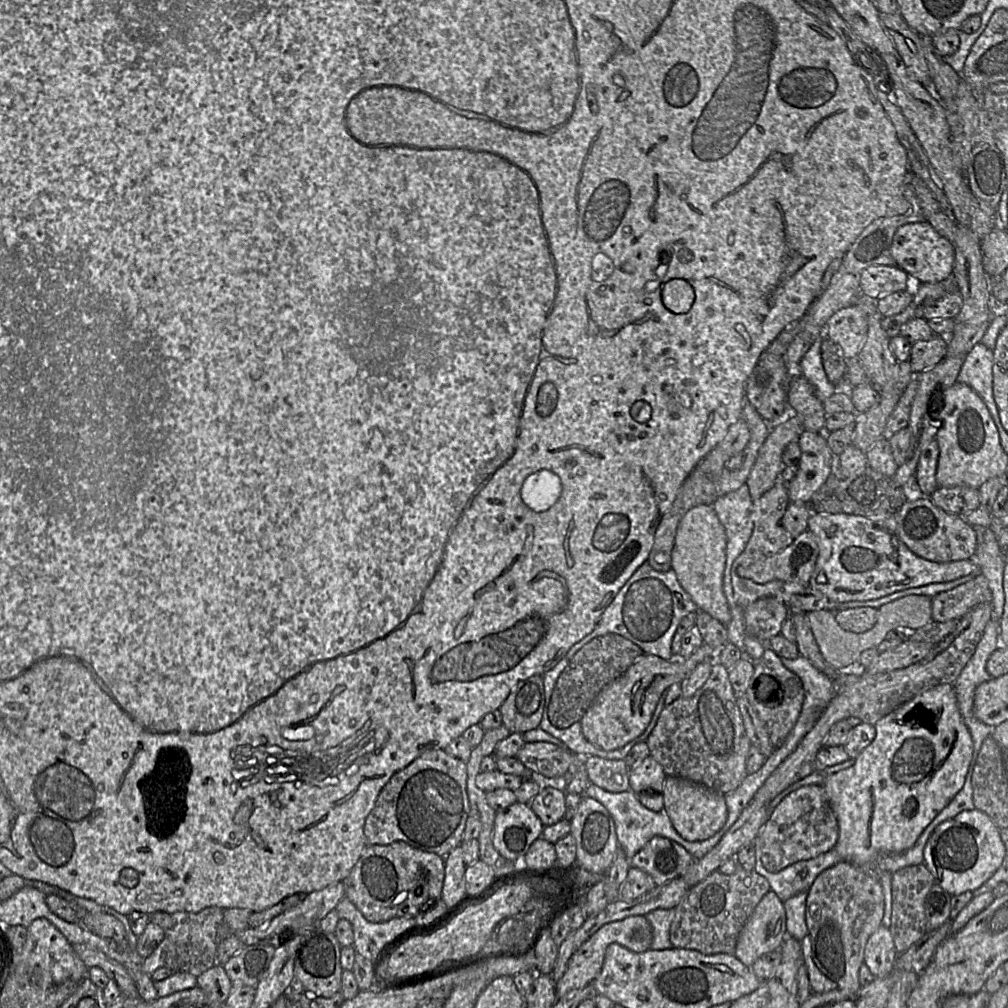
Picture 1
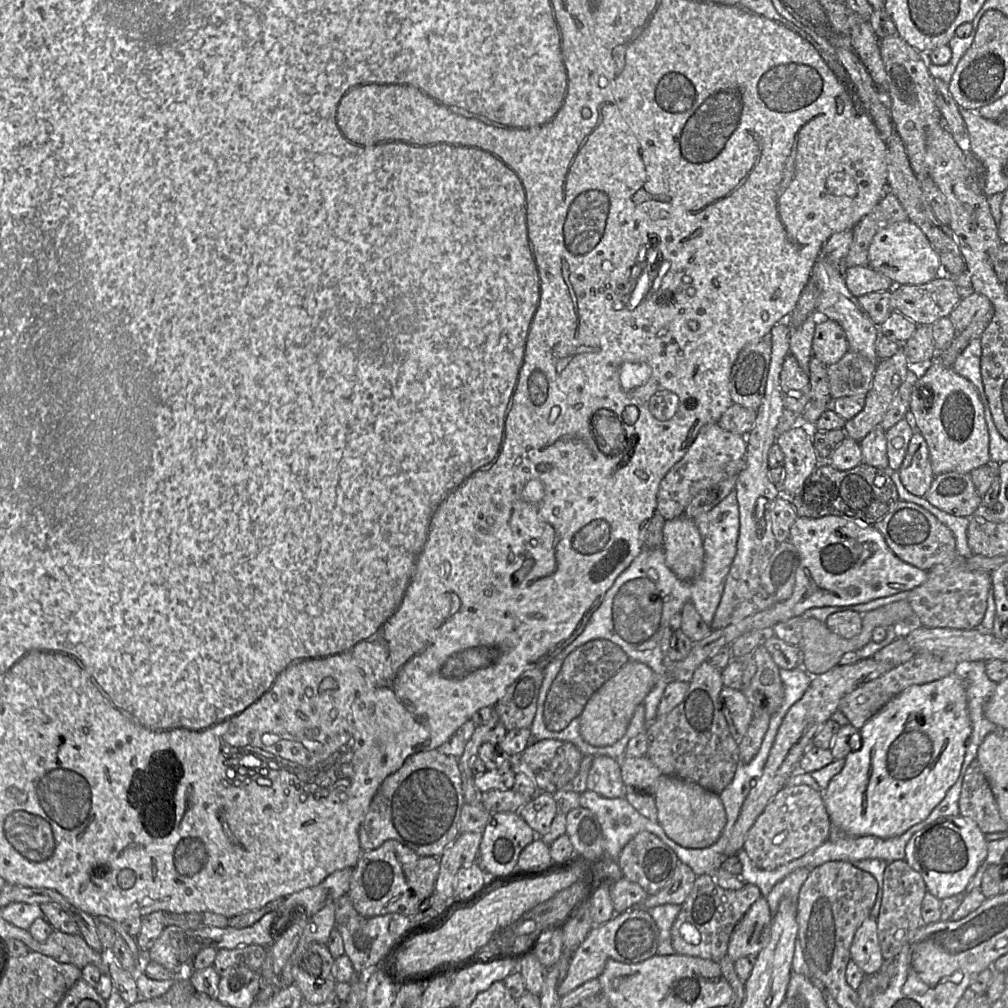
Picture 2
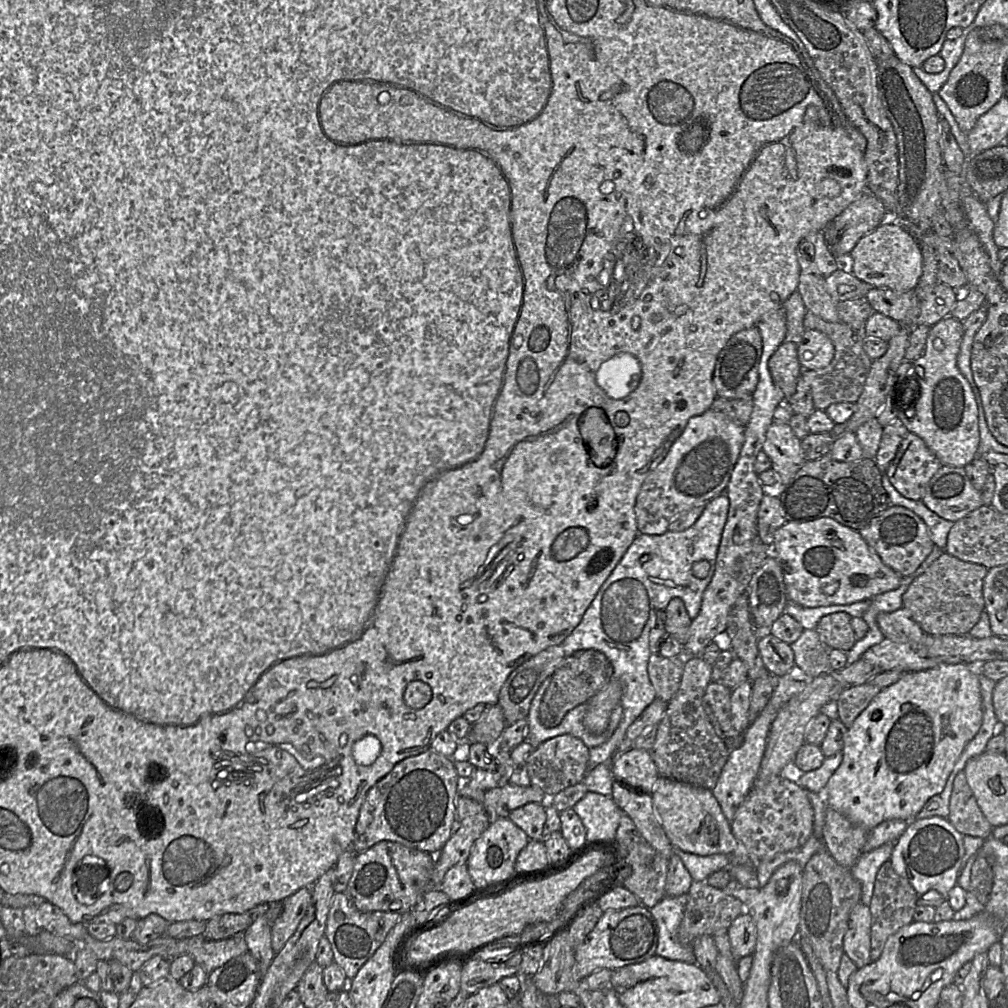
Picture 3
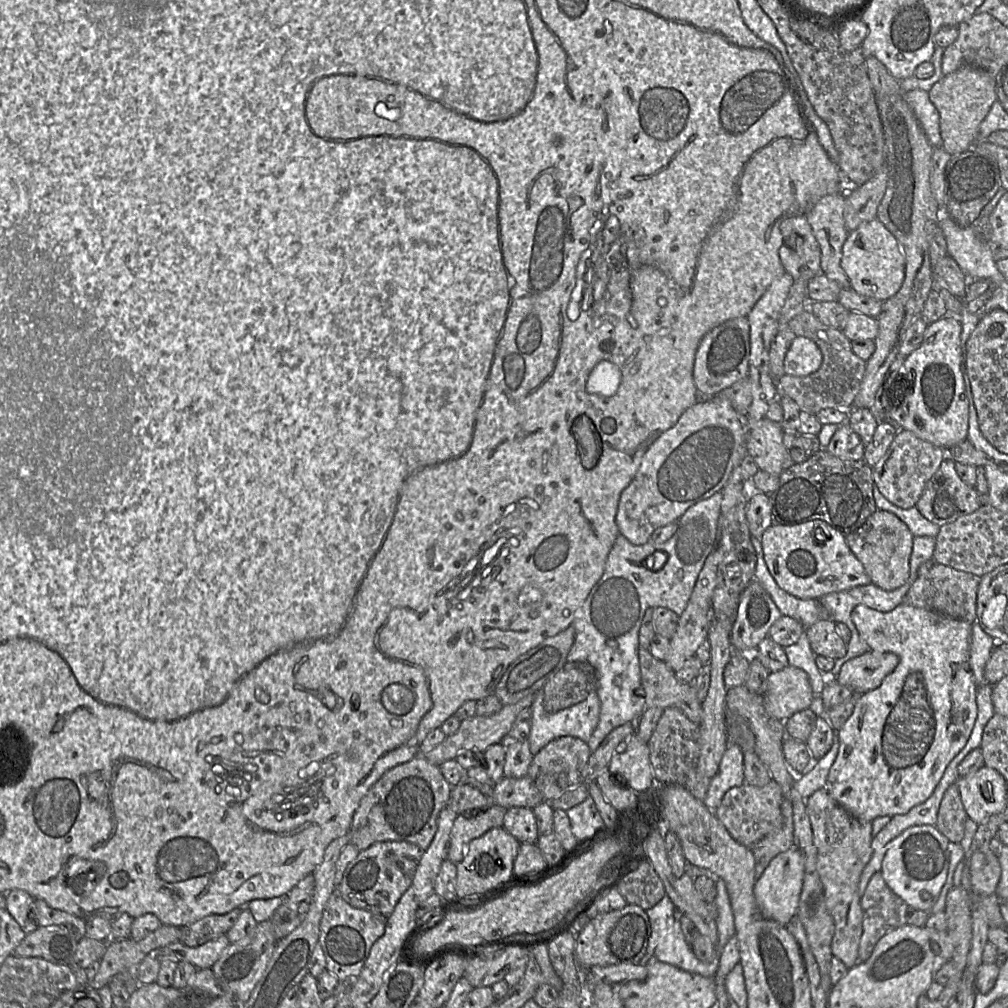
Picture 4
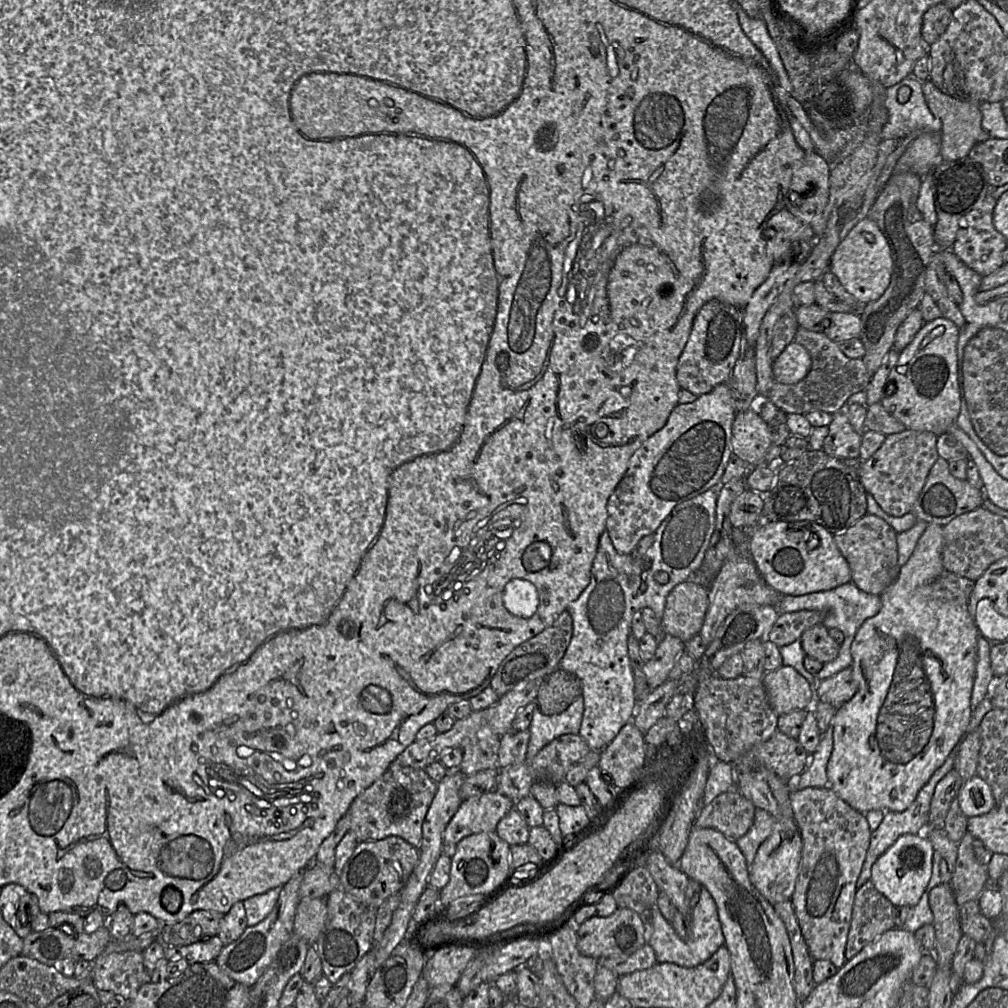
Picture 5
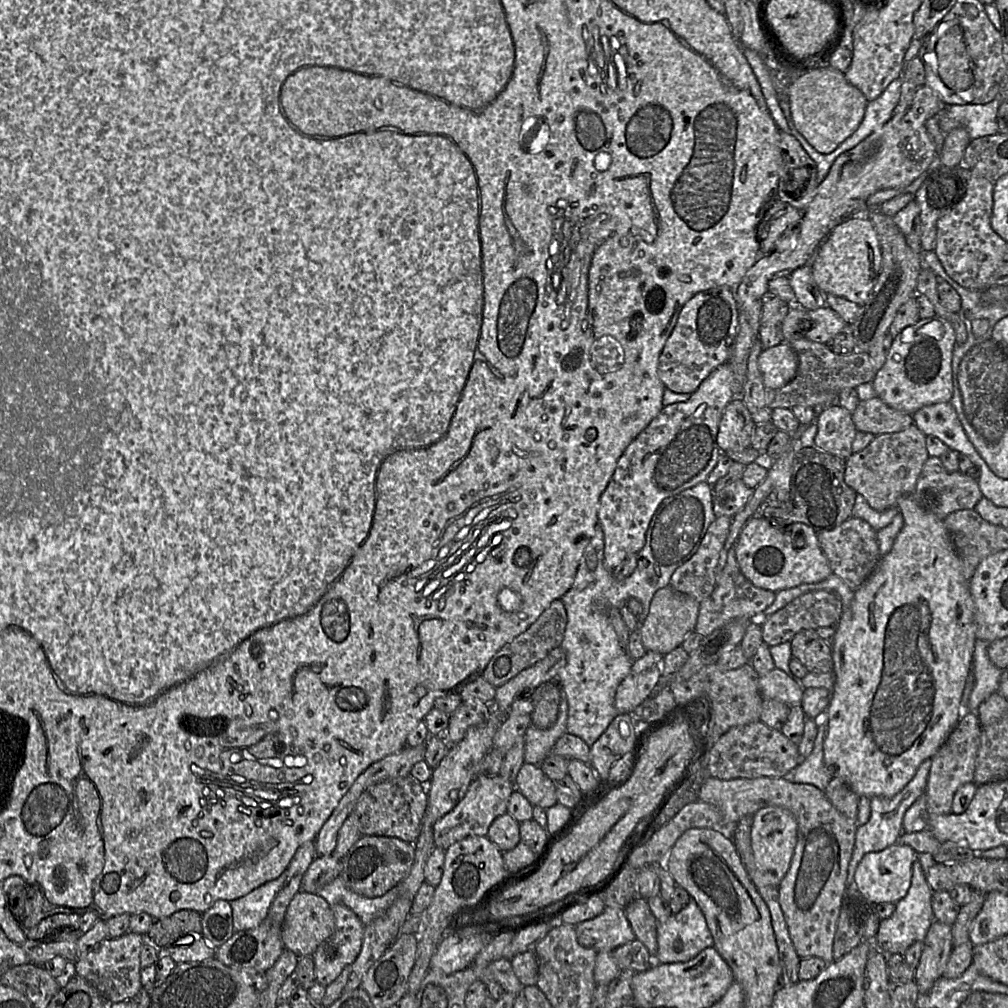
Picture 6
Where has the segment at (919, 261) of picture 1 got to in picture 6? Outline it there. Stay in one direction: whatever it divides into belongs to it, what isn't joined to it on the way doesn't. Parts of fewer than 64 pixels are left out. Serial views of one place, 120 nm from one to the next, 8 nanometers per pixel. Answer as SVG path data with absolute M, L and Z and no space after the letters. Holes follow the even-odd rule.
M851 217L835 226L820 244L811 266L813 279L826 294L846 298L861 306L866 303L882 267L882 253L875 228L868 217Z

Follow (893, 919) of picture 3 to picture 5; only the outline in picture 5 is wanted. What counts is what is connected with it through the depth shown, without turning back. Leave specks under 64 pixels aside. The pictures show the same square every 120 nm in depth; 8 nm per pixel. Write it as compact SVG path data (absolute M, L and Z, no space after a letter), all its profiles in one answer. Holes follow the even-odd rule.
M870 879L857 888L845 948L847 960L884 932L896 928L894 907Z

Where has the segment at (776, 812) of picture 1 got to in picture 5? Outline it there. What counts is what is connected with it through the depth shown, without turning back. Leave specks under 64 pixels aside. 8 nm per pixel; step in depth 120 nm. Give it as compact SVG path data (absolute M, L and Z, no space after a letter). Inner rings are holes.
M726 791L703 805L693 826L710 828L736 841L744 836L753 824L756 807L739 791Z

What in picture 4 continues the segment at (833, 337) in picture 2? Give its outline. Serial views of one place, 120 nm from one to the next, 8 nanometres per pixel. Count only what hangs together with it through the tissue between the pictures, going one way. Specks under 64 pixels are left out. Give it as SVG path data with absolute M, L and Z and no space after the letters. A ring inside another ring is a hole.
M796 336L785 355L785 374L795 377L808 376L820 368L822 359L822 352L813 340Z

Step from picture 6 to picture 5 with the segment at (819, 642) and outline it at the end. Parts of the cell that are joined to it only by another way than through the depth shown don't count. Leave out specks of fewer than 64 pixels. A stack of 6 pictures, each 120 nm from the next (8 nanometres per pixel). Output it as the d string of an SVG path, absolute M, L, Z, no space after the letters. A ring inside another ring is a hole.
M822 623L805 630L800 641L805 654L823 664L834 660L841 647L841 644L830 637L828 628Z

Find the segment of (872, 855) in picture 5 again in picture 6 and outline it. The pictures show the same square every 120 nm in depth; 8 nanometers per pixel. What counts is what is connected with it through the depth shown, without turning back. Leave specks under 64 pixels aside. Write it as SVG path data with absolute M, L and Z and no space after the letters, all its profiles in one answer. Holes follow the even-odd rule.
M931 758L924 760L918 767L913 778L907 785L893 797L887 798L874 796L870 798L871 814L869 820L858 825L855 835L855 845L852 857L848 866L848 886L854 884L854 874L856 868L865 854L878 852L897 842L898 838L904 833L903 817L907 809L924 794L927 779L931 766Z

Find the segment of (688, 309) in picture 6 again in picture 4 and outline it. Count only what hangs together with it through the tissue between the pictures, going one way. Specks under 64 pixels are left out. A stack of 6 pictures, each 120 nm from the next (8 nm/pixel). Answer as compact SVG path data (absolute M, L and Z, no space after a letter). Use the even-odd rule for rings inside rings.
M746 317L728 320L702 338L696 354L693 379L700 397L713 397L747 378L750 357L750 326Z

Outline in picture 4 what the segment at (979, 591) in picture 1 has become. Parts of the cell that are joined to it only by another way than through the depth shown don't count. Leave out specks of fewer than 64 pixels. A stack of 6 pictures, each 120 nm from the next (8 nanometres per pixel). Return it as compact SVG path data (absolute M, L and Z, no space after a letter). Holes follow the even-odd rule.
M931 562L929 570L919 574L909 588L904 602L973 624L977 620L977 594L980 582L980 576Z

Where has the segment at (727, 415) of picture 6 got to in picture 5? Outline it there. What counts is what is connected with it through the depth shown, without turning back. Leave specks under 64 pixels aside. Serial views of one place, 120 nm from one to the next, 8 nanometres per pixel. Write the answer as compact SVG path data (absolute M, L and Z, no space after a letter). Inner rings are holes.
M756 407L738 411L732 426L733 454L750 467L765 465L771 446L772 436L768 423Z

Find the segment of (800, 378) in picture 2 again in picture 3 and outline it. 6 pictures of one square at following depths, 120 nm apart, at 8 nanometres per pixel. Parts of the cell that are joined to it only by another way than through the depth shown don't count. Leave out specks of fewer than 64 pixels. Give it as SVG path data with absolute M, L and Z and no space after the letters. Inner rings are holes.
M784 341L769 360L769 369L773 382L783 392L785 403L797 389L798 381L802 373L797 344Z

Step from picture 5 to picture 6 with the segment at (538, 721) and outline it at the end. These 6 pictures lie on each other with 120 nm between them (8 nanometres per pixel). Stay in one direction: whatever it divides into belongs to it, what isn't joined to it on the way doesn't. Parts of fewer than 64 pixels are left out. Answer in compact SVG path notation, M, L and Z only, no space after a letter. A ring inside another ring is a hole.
M562 696L559 704L557 719L548 729L538 729L532 723L526 729L524 735L524 762L528 764L540 764L547 757L556 741L566 731L568 718L568 703Z

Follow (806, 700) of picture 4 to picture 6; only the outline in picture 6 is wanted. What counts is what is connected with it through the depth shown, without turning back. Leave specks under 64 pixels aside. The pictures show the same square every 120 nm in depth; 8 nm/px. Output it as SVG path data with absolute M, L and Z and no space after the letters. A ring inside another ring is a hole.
M778 668L760 675L759 689L763 699L780 701L789 706L801 705L805 688L795 678Z

